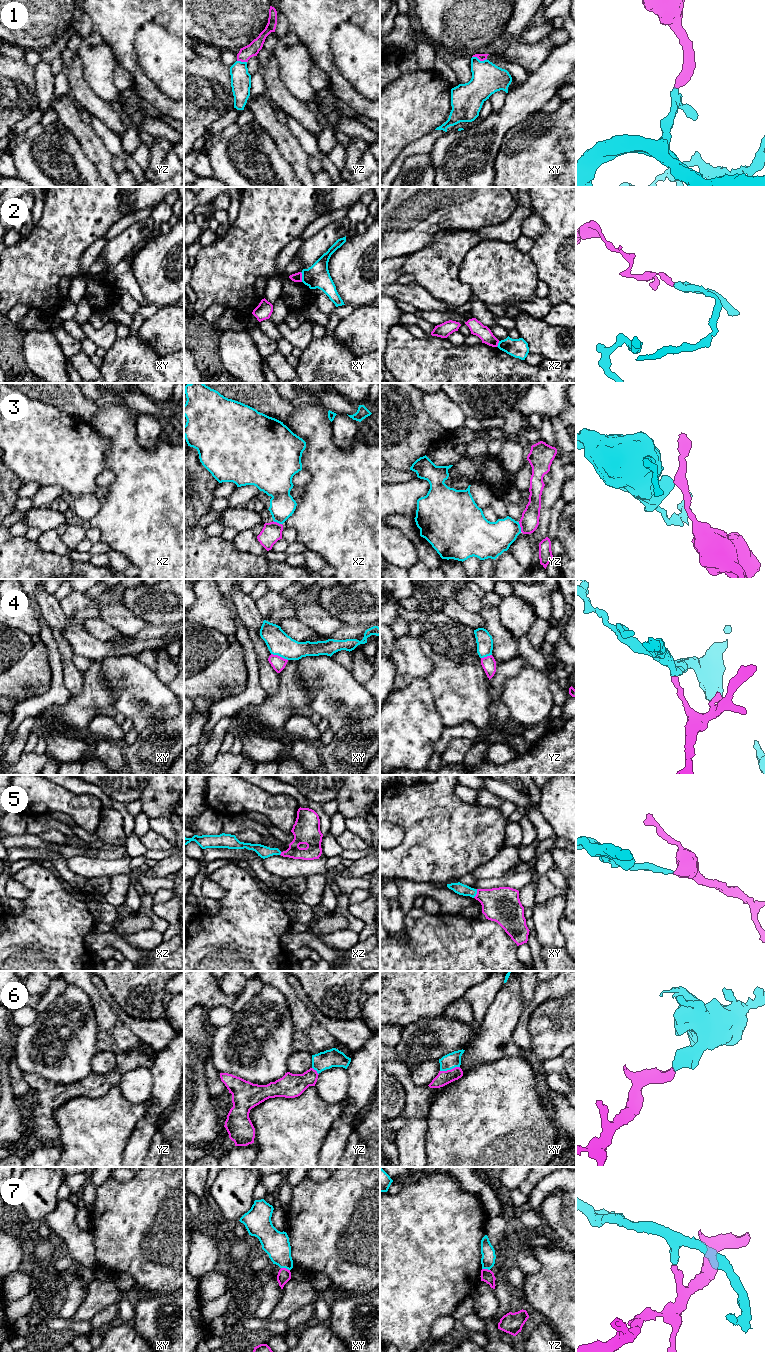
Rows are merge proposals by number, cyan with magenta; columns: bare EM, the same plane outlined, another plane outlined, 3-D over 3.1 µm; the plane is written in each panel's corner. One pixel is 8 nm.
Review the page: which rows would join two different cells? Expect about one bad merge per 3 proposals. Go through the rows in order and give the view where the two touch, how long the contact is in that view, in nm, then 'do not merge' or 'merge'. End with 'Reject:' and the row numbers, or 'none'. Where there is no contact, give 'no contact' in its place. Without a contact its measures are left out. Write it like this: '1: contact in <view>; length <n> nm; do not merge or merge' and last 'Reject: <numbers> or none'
1: contact in xy; length 120 nm; merge
2: contact in xy; length 80 nm; do not merge
3: contact in yz; length 80 nm; do not merge
4: contact in xy; length 150 nm; do not merge
5: contact in xy; length 80 nm; merge
6: contact in xy; length 170 nm; merge
7: contact in xy; length 80 nm; do not merge
Reject: 2, 3, 4, 7

